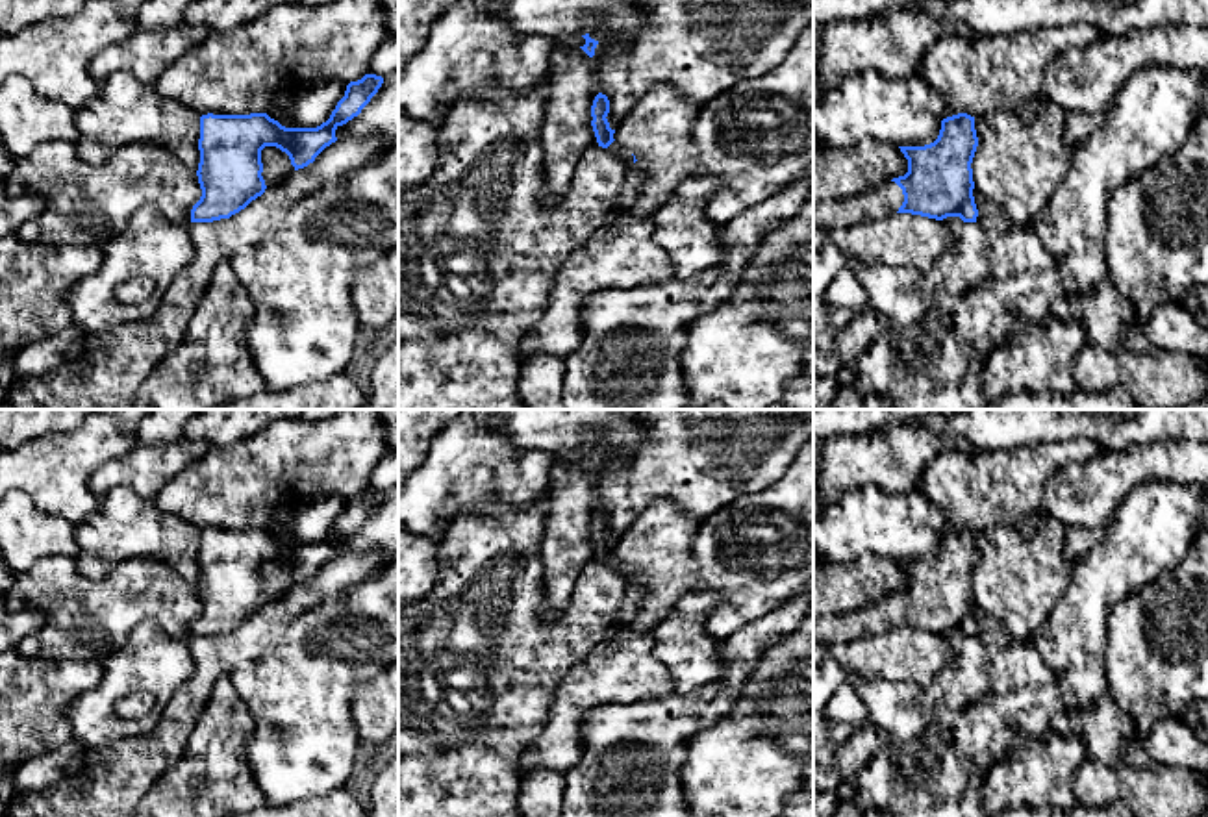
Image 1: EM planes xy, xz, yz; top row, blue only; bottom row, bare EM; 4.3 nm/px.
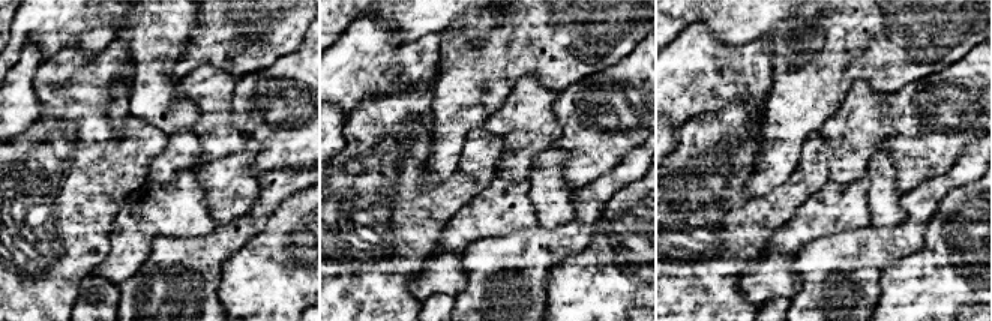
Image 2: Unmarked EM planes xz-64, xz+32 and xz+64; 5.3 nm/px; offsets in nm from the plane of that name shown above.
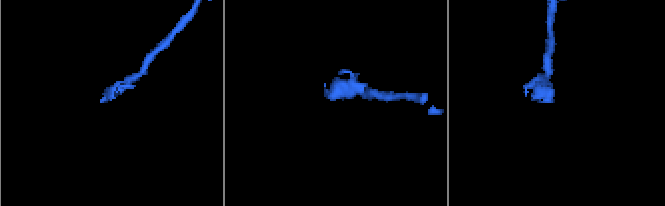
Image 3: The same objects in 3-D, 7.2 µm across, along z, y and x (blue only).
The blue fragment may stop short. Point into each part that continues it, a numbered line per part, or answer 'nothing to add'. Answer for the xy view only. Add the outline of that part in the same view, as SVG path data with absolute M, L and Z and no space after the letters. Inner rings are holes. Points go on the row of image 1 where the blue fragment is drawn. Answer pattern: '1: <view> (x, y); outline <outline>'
nothing to add

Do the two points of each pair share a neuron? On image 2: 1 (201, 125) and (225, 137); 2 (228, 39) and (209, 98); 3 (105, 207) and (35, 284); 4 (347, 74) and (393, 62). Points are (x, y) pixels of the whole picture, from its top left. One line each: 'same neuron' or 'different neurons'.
1: same neuron
2: different neurons
3: same neuron
4: same neuron

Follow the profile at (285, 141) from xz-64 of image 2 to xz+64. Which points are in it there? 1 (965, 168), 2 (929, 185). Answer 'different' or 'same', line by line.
1: different
2: different

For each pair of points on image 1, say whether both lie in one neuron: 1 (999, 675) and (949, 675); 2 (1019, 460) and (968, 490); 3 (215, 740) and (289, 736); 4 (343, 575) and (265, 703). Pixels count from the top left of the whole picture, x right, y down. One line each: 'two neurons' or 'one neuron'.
1: one neuron
2: one neuron
3: two neurons
4: two neurons

